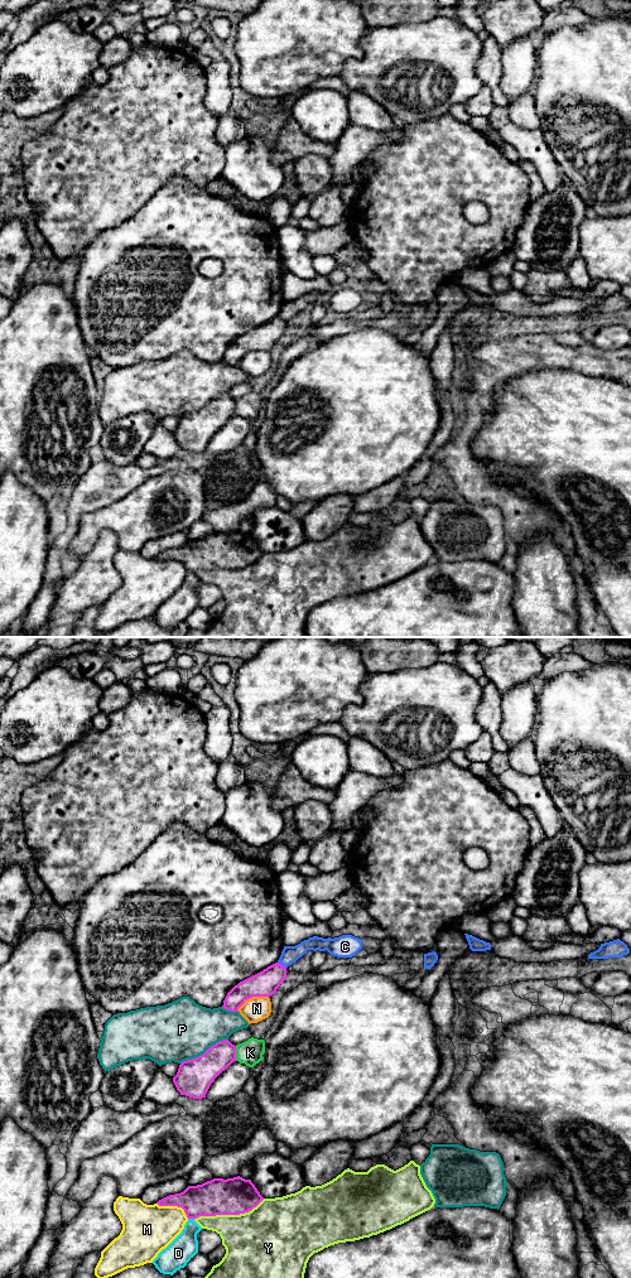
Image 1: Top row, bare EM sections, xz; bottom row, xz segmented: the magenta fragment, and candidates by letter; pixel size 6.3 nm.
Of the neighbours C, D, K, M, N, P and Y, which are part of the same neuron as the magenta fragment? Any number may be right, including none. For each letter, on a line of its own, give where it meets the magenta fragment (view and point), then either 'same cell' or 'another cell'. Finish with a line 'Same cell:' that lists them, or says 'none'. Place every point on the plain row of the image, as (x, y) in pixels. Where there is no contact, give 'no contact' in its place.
C: meets magenta in xz at (280, 318); another cell
D: meets magenta in xz at (191, 572); another cell
K: meets magenta in xz at (235, 408); another cell
M: meets magenta in xz at (174, 559); another cell
N: meets magenta in xz at (251, 351); another cell
P: meets magenta in xz at (205, 406); another cell
Y: meets magenta in xz at (229, 568); another cell
Same cell: none

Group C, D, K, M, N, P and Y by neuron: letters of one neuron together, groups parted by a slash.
C / D / K / M / N / P / Y

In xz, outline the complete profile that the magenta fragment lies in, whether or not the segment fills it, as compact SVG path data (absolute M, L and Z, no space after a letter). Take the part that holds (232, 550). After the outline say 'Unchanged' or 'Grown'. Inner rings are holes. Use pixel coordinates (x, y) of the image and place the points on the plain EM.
M240 530L213 532L202 539L188 540L183 546L169 549L159 560L182 561L188 573L216 569L240 569L251 565L264 551L251 534Z. Unchanged

